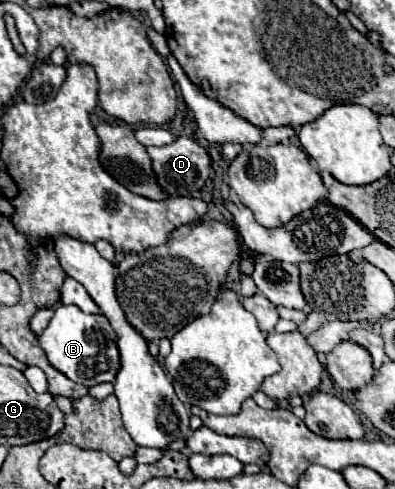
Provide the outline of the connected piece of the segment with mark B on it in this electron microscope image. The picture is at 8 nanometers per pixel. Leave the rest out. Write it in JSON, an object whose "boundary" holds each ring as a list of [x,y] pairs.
{"boundary":[[[58,305],[52,321],[40,335],[40,347],[50,365],[62,371],[68,379],[86,387],[94,387],[104,381],[112,383],[116,379],[116,373],[120,371],[120,351],[116,341],[116,331],[102,313],[88,315],[76,305]]]}

